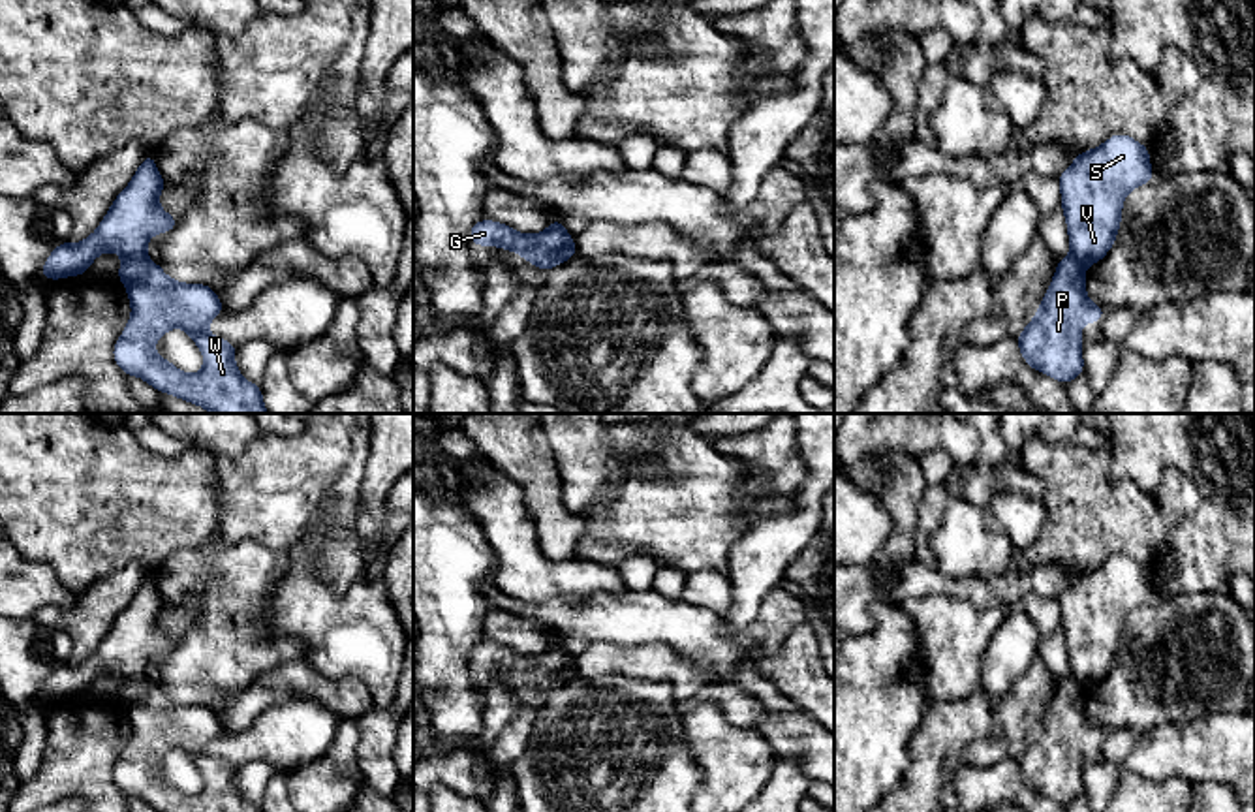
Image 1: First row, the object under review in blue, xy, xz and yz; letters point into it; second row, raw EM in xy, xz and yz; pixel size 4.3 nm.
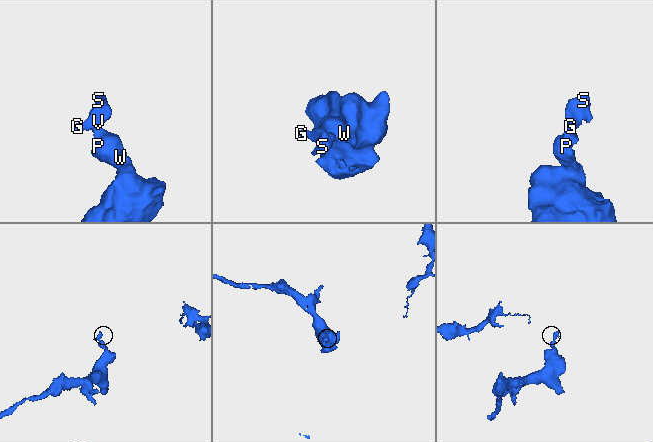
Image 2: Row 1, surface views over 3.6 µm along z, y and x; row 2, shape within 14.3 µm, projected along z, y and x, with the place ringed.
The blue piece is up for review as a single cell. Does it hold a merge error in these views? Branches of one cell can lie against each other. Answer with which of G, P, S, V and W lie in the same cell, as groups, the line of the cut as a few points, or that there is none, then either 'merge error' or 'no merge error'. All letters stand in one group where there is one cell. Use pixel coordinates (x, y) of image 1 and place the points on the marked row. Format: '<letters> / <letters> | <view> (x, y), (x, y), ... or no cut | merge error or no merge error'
G S V / P W | xy (145, 256), (123, 262) | merge error

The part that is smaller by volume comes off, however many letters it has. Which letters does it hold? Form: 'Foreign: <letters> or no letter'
Foreign: G, S, V

